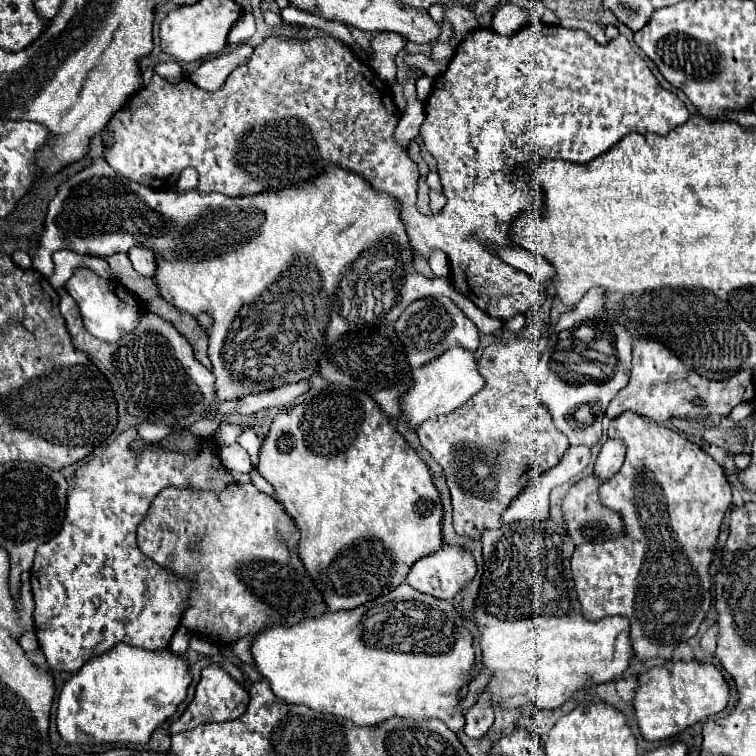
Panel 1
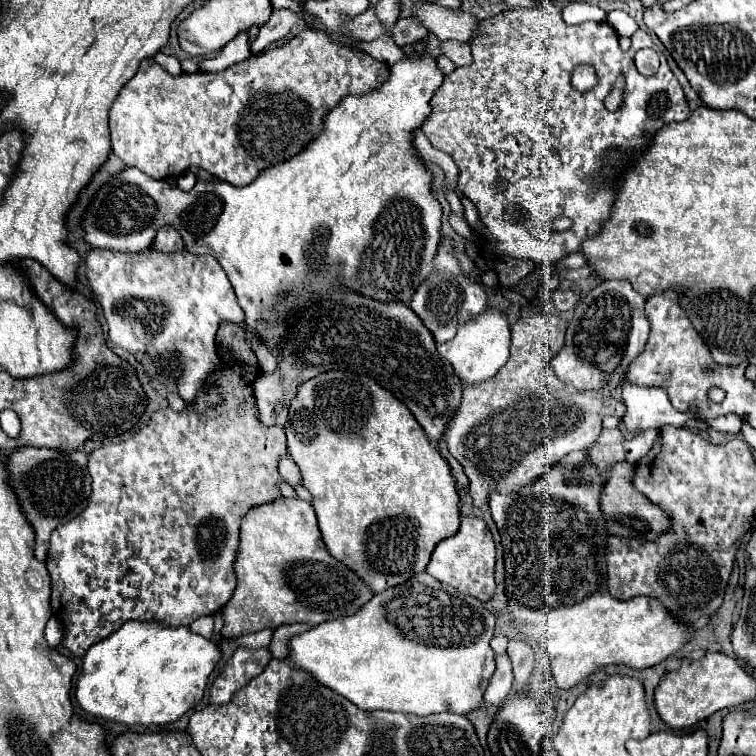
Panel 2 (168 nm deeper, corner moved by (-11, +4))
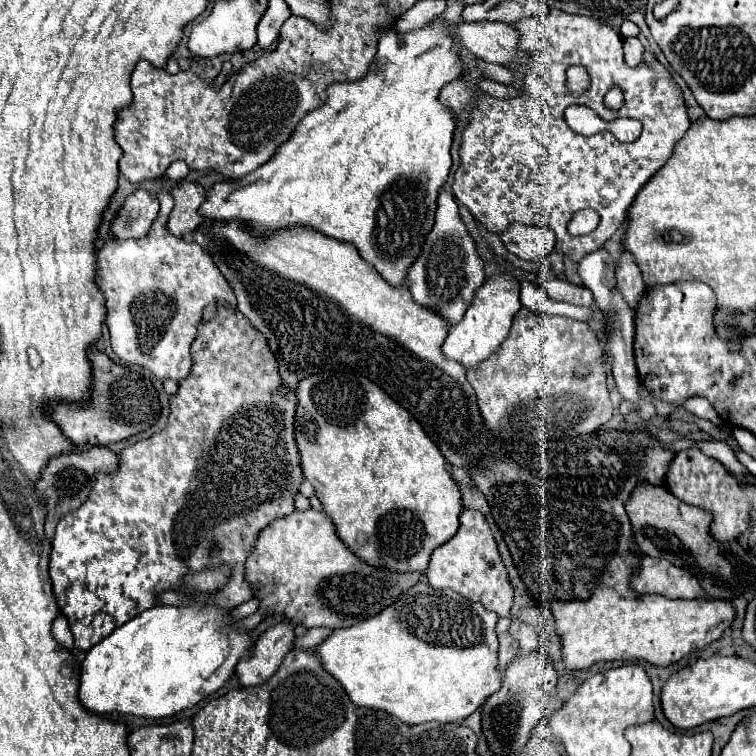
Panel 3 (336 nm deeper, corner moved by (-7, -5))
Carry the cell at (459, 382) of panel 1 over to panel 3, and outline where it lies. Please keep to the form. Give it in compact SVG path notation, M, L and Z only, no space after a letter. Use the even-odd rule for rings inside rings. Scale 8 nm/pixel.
M507 272L499 274L497 278L489 278L483 286L479 286L473 296L473 304L467 308L465 316L461 318L461 324L455 324L449 330L449 336L443 344L445 356L449 360L461 362L467 370L475 368L481 360L489 358L499 348L499 344L507 338L511 320L513 320L515 312L521 308L519 290L521 288L517 284L517 278L509 276Z

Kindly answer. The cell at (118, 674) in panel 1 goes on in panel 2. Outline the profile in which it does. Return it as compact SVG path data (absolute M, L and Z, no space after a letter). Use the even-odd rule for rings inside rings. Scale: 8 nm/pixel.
M129 621L119 631L103 639L99 645L91 647L87 655L83 657L83 669L77 679L75 699L79 707L97 719L123 723L123 725L169 725L183 717L191 707L195 707L203 693L205 685L209 681L209 675L213 673L221 653L217 645L201 635L195 635L189 631L189 627L177 627L169 629L159 623L139 623Z

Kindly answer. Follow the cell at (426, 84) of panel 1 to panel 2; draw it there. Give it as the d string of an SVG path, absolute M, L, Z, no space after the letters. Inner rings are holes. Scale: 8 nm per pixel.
M409 53L407 61L395 63L391 65L391 77L385 85L381 85L381 89L375 89L367 95L347 95L343 99L343 103L339 103L339 107L335 107L333 111L327 113L325 117L325 129L323 133L311 143L307 145L307 149L299 155L295 155L293 159L285 161L285 163L277 163L269 169L265 169L251 185L247 187L235 187L231 183L223 183L223 181L199 181L189 193L181 191L177 185L169 185L167 181L155 181L151 177L147 177L143 171L139 169L125 169L121 173L117 173L115 177L111 177L93 197L91 205L87 207L83 221L81 221L81 231L83 231L83 239L89 247L93 249L113 249L113 251L131 251L131 249L141 249L141 247L149 247L149 243L155 239L155 233L159 227L171 225L177 227L185 249L193 255L211 255L219 261L219 265L223 267L225 275L229 277L229 283L235 289L237 301L241 305L241 309L245 311L245 333L255 333L257 339L261 339L263 345L267 345L273 355L275 351L279 351L279 343L283 343L283 339L287 339L287 331L291 331L291 327L297 321L297 315L301 315L303 309L309 307L317 307L321 301L331 299L331 295L337 289L345 289L349 293L359 293L363 297L375 299L375 301L383 301L383 303L409 303L413 293L417 291L419 283L423 283L431 271L433 271L433 259L435 259L435 251L439 247L439 227L441 227L441 205L437 203L437 199L431 193L431 175L427 173L423 161L415 155L415 151L411 149L411 133L421 127L421 123L427 119L427 115L431 113L431 97L437 91L437 87L443 83L443 73L439 71L439 67L435 65L435 59L431 55L417 55L417 53Z

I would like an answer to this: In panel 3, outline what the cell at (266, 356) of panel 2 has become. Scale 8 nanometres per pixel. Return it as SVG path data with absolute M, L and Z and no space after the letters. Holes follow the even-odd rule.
M161 190L157 194L161 202L159 216L155 218L155 224L143 238L127 238L127 240L115 240L109 238L103 248L99 250L99 266L97 266L97 284L105 294L107 300L107 328L111 332L111 346L113 352L131 364L139 364L147 370L151 370L159 380L183 380L191 372L191 342L197 334L197 324L203 316L203 308L207 304L215 304L217 300L227 300L231 306L237 304L235 294L219 268L213 264L211 256L197 244L189 244L171 232L167 232L167 220L169 212L173 208L173 198L169 190Z

